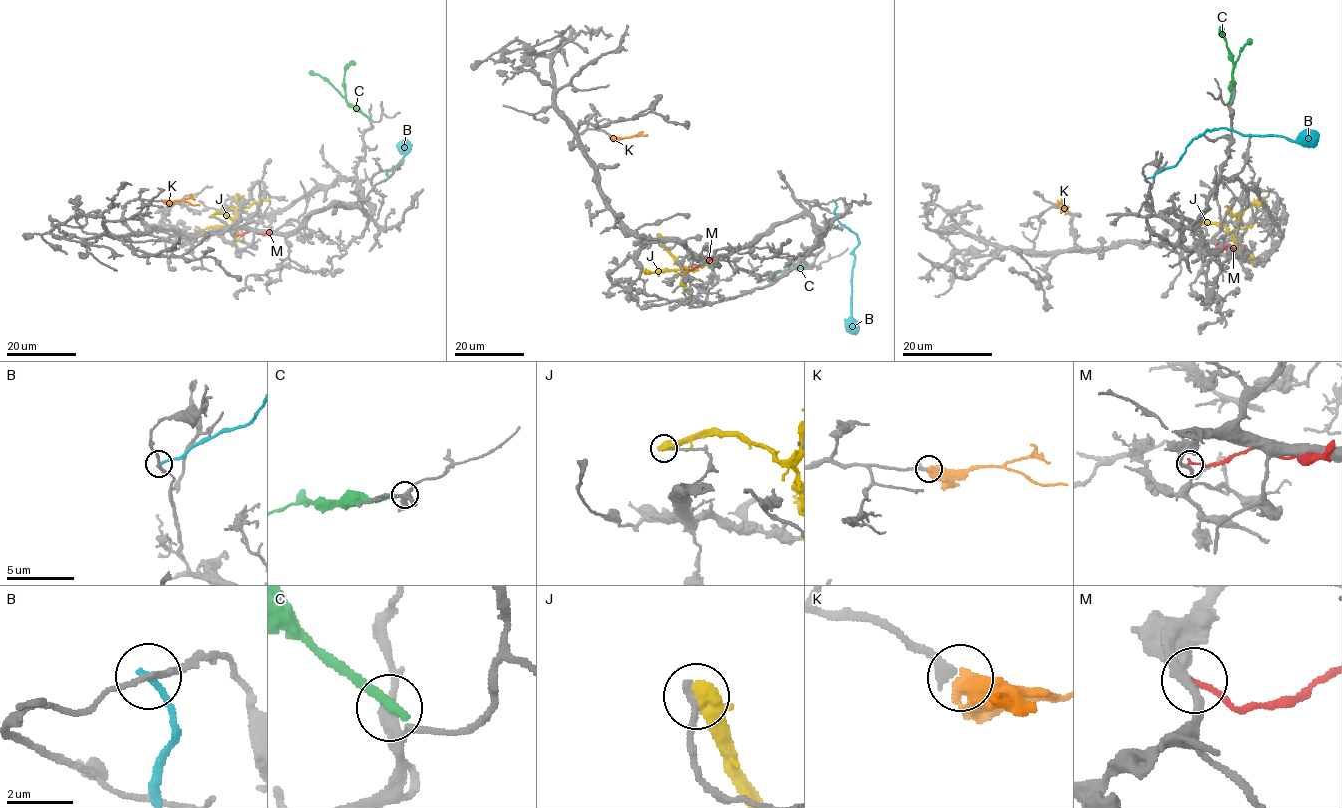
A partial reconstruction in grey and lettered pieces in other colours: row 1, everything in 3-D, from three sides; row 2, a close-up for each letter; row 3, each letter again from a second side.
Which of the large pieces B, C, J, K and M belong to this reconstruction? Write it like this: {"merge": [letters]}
{"merge": ["K"]}

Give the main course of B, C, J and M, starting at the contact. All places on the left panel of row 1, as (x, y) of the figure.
B: (385, 179), (387, 172), (409, 150), (411, 145), (404, 141), (407, 140), (400, 150), (405, 146)
C: (370, 119), (357, 111), (325, 80), (310, 71)
J: (211, 216), (223, 213), (232, 220), (239, 210), (255, 201), (271, 201)
M: (234, 235), (249, 231), (267, 233), (271, 228)

